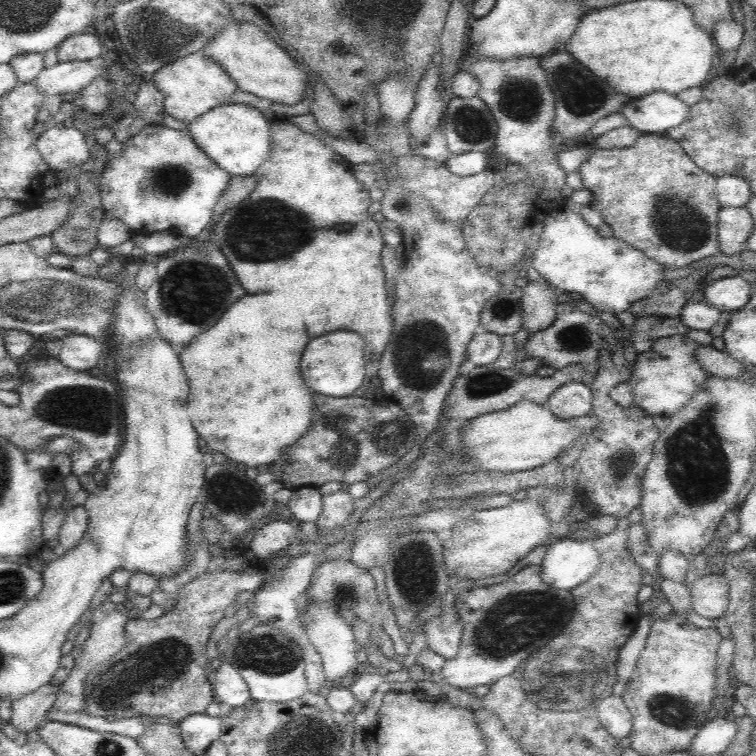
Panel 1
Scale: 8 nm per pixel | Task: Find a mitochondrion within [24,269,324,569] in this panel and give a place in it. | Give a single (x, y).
(70, 405)

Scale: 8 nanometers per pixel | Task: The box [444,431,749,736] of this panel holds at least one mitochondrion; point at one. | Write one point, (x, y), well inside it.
(504, 629)

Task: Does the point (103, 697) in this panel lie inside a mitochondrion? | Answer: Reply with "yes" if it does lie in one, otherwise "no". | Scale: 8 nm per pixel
yes

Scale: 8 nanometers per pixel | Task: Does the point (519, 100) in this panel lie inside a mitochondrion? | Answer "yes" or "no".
yes

